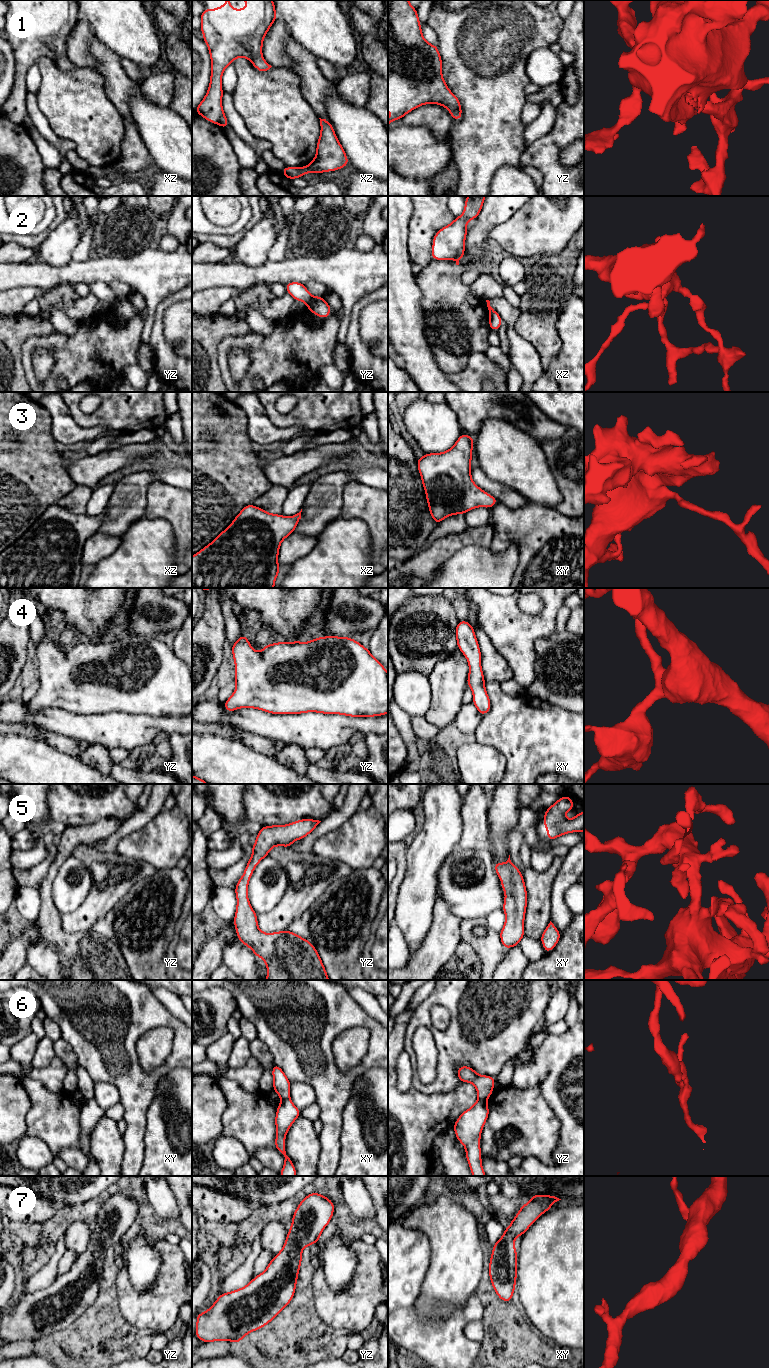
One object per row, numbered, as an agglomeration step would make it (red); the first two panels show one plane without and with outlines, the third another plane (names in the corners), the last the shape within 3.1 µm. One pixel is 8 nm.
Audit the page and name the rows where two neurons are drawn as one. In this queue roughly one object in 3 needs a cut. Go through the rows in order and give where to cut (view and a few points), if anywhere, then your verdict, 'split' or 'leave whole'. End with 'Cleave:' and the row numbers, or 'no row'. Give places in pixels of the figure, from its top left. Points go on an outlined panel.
1: no cut; leave whole
2: cut in yz along (312, 296), (307, 304); split
3: no cut; leave whole
4: no cut; leave whole
5: no cut; leave whole
6: cut in xy along (289, 1098), (282, 1101); split
7: no cut; leave whole
Cleave: 2, 6

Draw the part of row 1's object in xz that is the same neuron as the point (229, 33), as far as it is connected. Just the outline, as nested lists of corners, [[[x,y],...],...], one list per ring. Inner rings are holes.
[[[225,0],[226,5],[220,5],[218,9],[205,9],[200,15],[202,25],[200,31],[204,35],[204,42],[209,48],[211,58],[211,77],[206,96],[194,110],[211,123],[218,124],[222,128],[229,126],[228,120],[222,108],[221,78],[225,68],[232,64],[237,57],[245,57],[259,71],[267,71],[272,66],[262,57],[263,39],[271,25],[277,18],[275,4],[272,0],[242,0],[247,2],[246,9],[232,9],[231,0]]]

